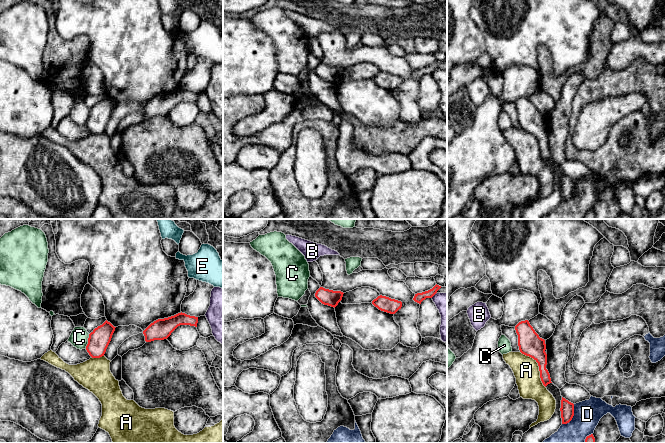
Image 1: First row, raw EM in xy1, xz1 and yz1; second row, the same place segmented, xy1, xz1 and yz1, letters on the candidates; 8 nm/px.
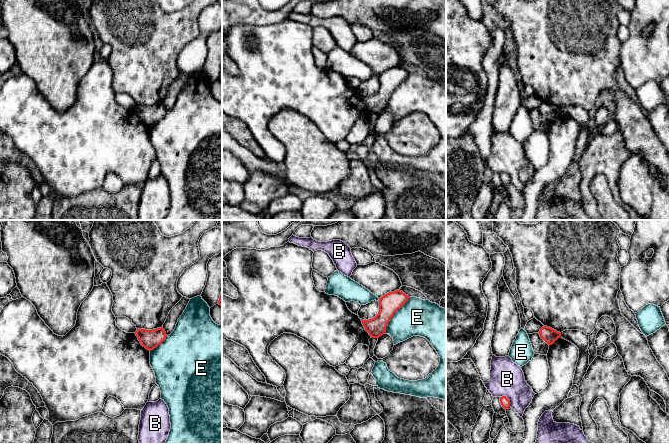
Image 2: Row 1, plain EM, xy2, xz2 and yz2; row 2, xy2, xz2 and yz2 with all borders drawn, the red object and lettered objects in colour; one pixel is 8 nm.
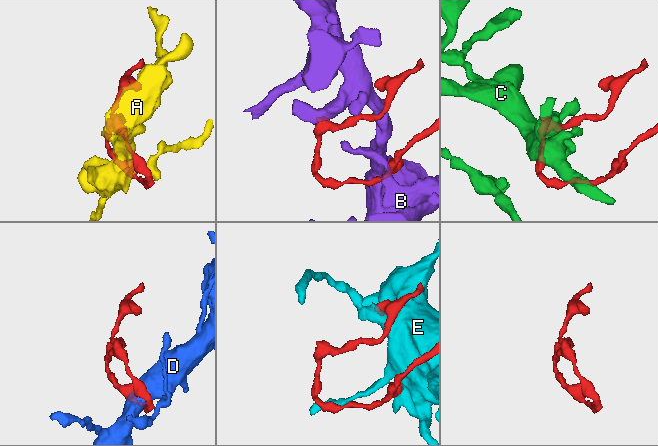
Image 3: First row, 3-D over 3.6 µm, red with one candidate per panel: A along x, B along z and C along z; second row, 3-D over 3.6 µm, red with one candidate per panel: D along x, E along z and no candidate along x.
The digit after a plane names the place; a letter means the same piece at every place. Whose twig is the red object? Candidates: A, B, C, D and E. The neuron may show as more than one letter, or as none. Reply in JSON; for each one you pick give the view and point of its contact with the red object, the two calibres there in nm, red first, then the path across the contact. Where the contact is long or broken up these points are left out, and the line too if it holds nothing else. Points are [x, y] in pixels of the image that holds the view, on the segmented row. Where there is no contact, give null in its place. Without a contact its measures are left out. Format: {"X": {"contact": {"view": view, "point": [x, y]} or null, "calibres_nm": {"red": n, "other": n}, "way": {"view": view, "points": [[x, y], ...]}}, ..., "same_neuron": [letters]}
{"same_neuron": []}

